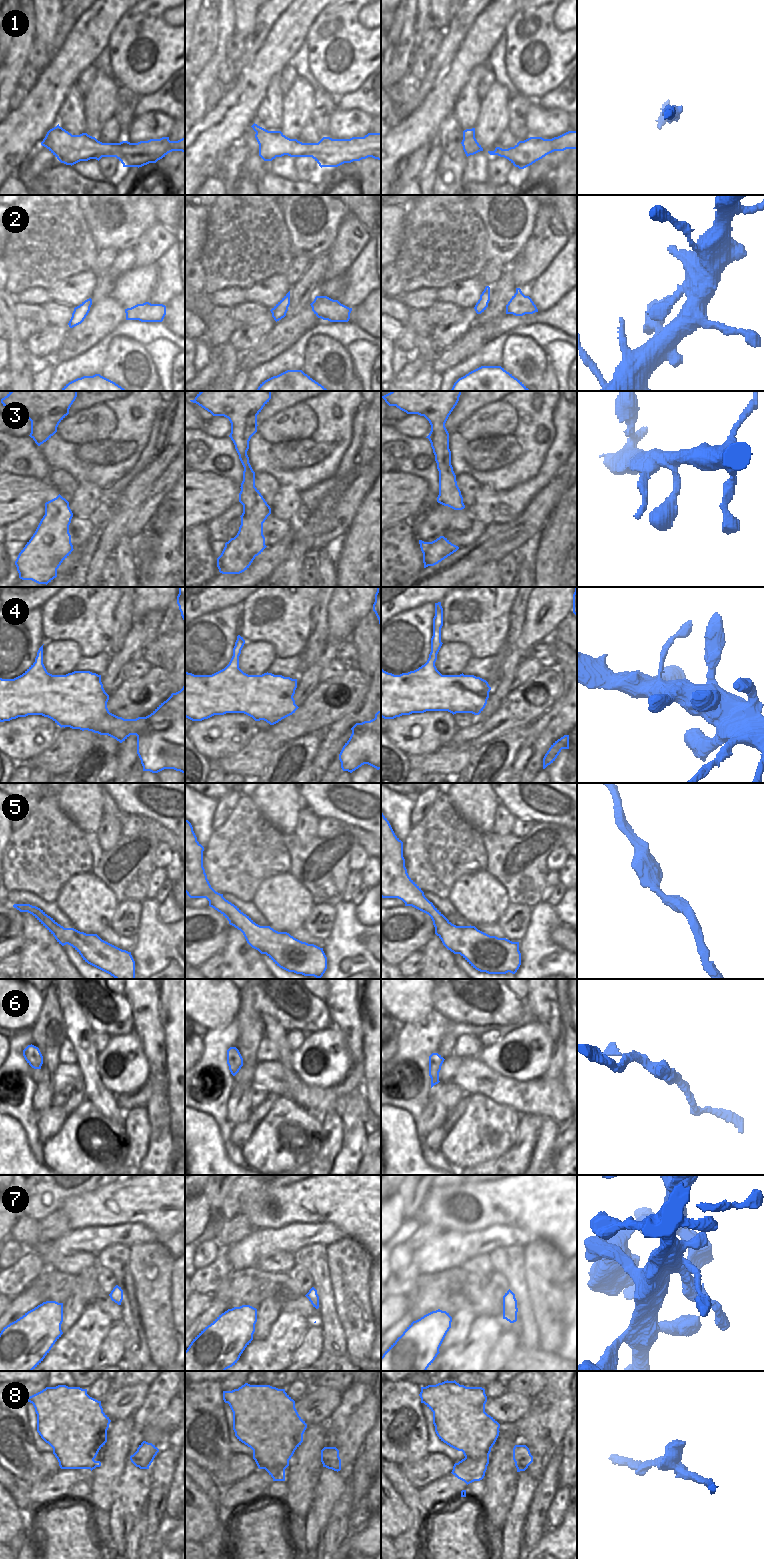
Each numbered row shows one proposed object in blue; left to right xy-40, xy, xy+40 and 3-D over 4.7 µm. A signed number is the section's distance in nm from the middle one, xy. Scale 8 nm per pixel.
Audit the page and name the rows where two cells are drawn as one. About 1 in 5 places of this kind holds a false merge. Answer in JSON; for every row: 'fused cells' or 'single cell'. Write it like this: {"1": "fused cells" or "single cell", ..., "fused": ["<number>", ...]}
{"1": "single cell", "2": "single cell", "3": "single cell", "4": "single cell", "5": "single cell", "6": "single cell", "7": "single cell", "8": "single cell", "fused": []}

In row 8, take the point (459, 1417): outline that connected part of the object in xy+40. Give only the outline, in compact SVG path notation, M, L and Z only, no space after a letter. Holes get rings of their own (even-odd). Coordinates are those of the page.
M454 1381L421 1387L419 1394L433 1412L433 1424L439 1439L450 1447L462 1451L465 1458L455 1463L452 1474L467 1485L484 1478L489 1464L489 1454L499 1436L500 1424L485 1412L487 1396L482 1387L466 1387Z

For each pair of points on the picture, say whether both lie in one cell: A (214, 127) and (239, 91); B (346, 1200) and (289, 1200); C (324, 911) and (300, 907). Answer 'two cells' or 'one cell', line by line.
A: one cell
B: one cell
C: two cells

